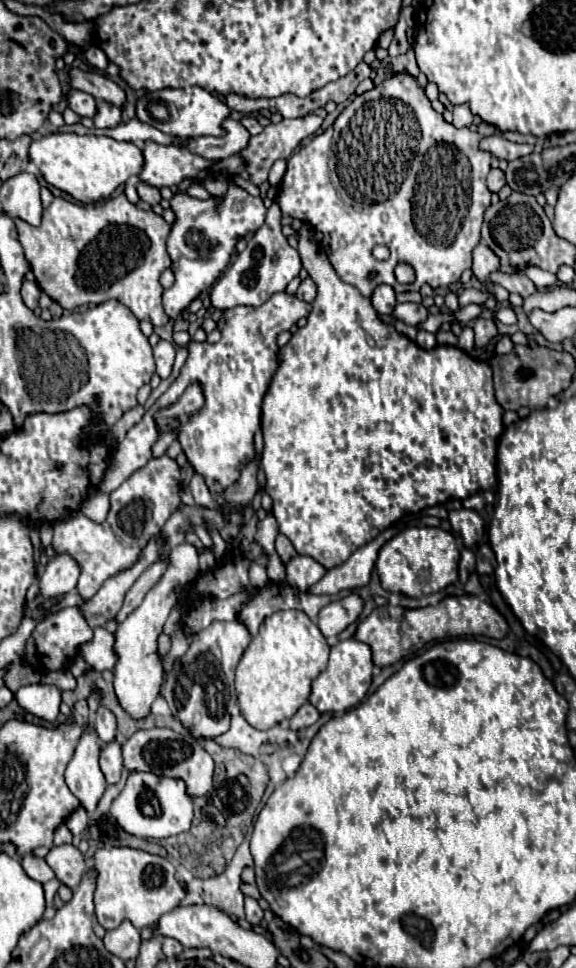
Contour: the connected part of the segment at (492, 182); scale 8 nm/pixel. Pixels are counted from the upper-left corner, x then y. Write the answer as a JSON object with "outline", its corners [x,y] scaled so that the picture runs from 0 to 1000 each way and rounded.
{"outline":[[[852,174],[849,182],[845,182],[845,194],[852,198],[866,198],[870,192],[877,192],[877,178],[870,178],[866,174]]]}

